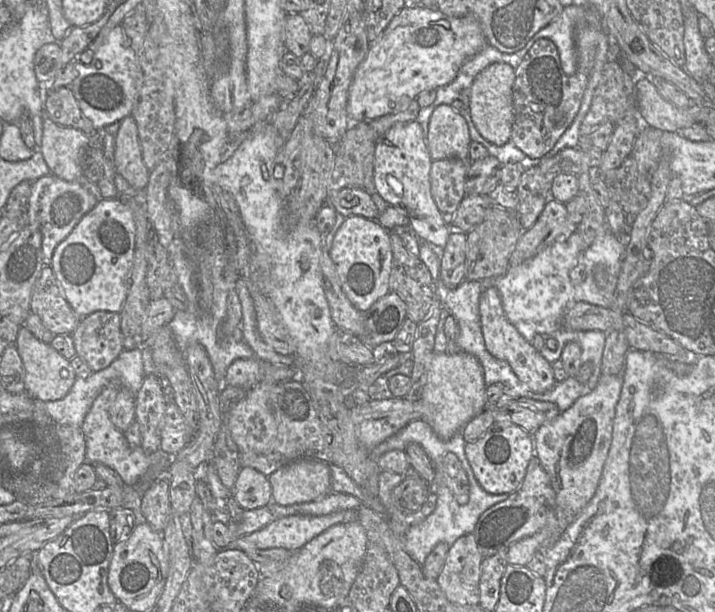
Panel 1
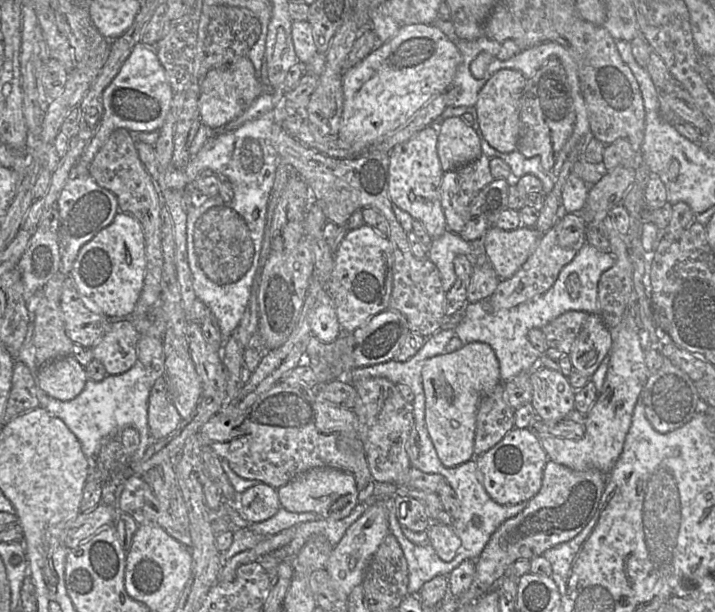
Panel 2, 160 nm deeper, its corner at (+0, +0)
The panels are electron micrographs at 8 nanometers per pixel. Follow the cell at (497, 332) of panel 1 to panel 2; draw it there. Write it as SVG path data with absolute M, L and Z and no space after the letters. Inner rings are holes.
M539 362L528 372L532 384L531 405L537 418L558 421L575 409L575 390L560 371L543 367Z

